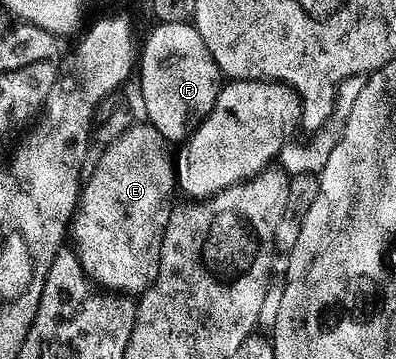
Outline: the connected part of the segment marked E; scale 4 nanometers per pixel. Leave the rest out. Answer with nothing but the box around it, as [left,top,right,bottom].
[69,123,177,295]

